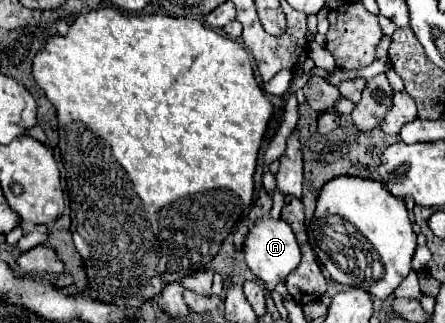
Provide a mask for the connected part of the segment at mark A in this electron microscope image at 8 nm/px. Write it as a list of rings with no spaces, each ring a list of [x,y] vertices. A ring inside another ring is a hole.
[[[270,216],[258,220],[244,242],[244,262],[254,272],[254,276],[270,290],[274,290],[278,282],[286,282],[288,274],[294,272],[294,268],[298,268],[300,260],[302,260],[300,246],[296,242],[292,228],[284,220],[272,220]]]

